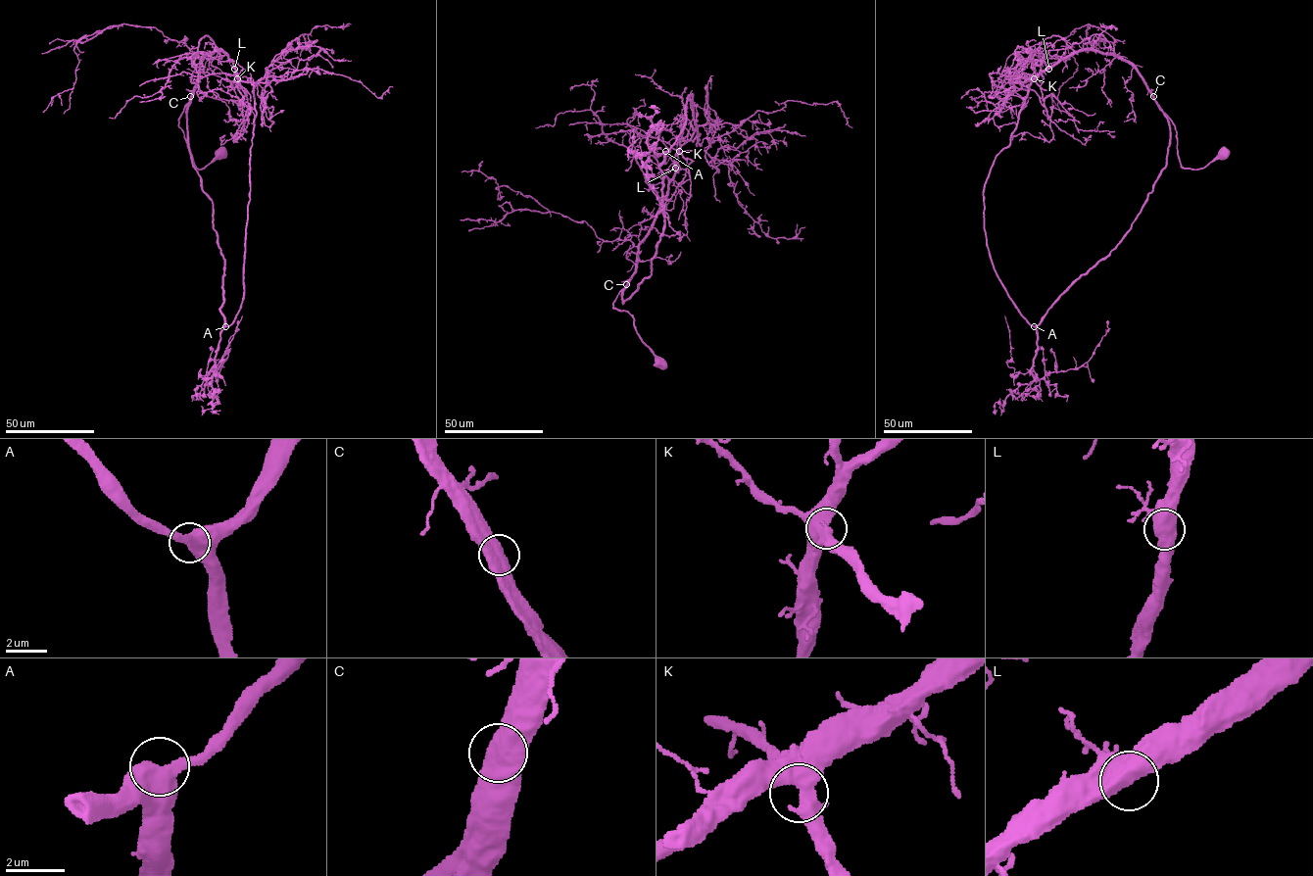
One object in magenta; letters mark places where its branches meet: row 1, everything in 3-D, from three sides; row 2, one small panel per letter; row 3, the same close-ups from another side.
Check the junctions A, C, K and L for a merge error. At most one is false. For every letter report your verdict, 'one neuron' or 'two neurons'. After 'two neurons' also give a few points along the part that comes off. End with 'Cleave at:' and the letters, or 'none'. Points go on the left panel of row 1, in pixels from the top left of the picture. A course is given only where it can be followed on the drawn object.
A: one neuron
C: one neuron
K: one neuron
L: one neuron
Cleave at: none

